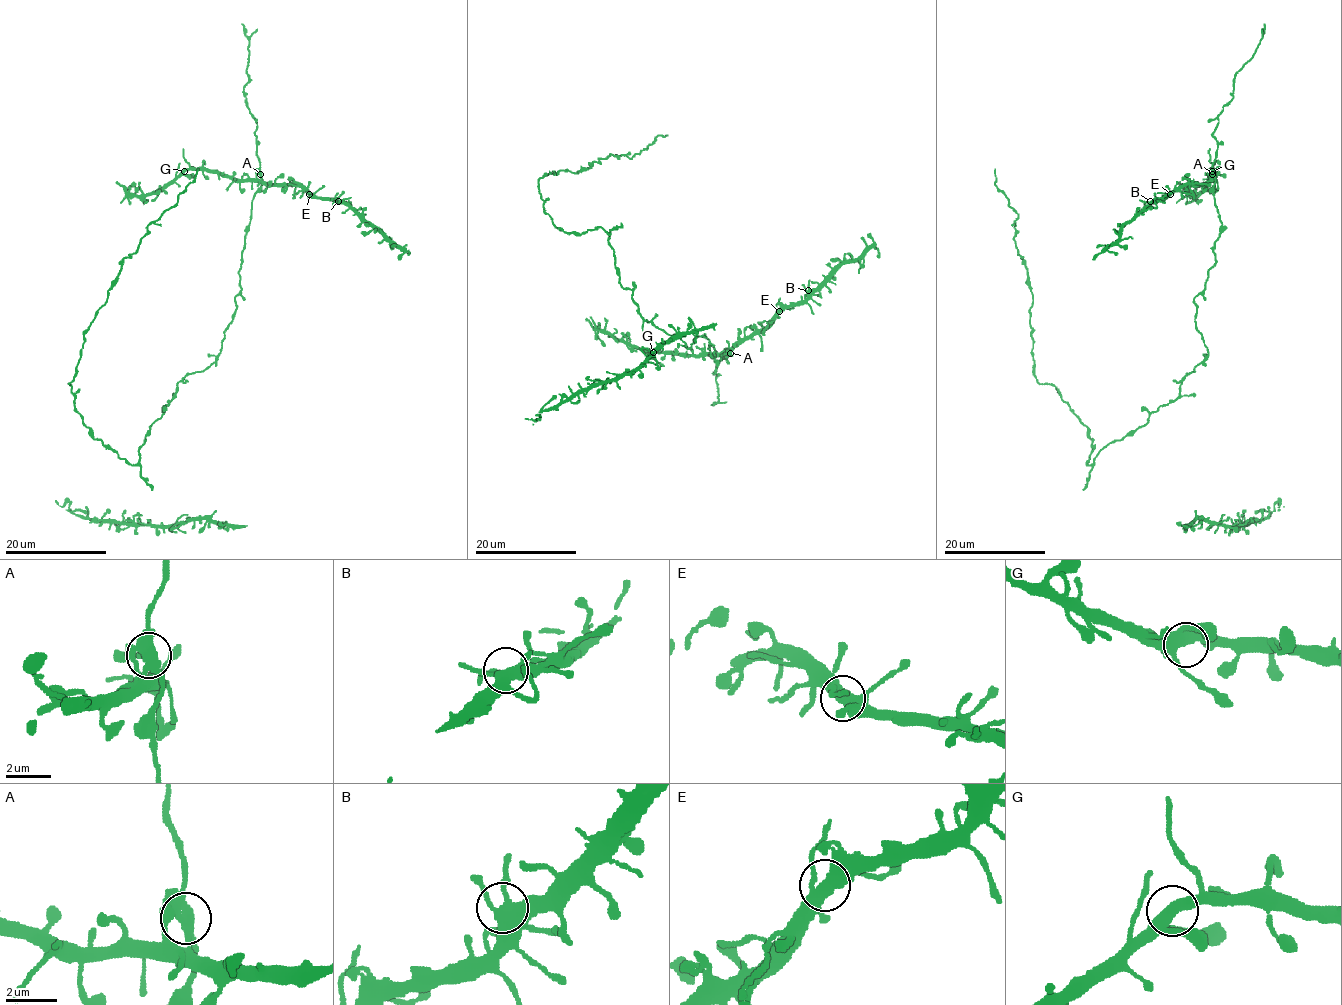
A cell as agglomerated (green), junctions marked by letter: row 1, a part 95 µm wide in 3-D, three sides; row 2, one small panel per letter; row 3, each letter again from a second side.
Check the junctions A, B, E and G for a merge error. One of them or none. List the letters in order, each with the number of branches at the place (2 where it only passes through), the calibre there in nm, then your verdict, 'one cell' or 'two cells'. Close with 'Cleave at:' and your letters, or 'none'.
A: 5 | 400 nm | one cell
B: 5 | 420 nm | one cell
E: 4 | 400 nm | one cell
G: 5 | 400 nm | one cell
Cleave at: none

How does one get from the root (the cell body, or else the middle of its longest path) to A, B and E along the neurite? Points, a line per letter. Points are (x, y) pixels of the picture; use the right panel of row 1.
A: (1161, 405), (1179, 395), (1180, 381), (1208, 353), (1195, 325), (1194, 298), (1216, 262), (1222, 224), (1212, 173)
B: (1161, 405), (1208, 353), (1194, 298), (1216, 262), (1222, 222), (1213, 177), (1150, 201)
E: (1161, 405), (1208, 353), (1194, 298), (1216, 262), (1222, 224), (1213, 177), (1170, 194)

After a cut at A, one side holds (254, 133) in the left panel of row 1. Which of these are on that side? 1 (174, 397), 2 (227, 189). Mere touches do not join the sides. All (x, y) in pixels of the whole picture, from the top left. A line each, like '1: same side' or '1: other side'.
1: same side
2: other side

